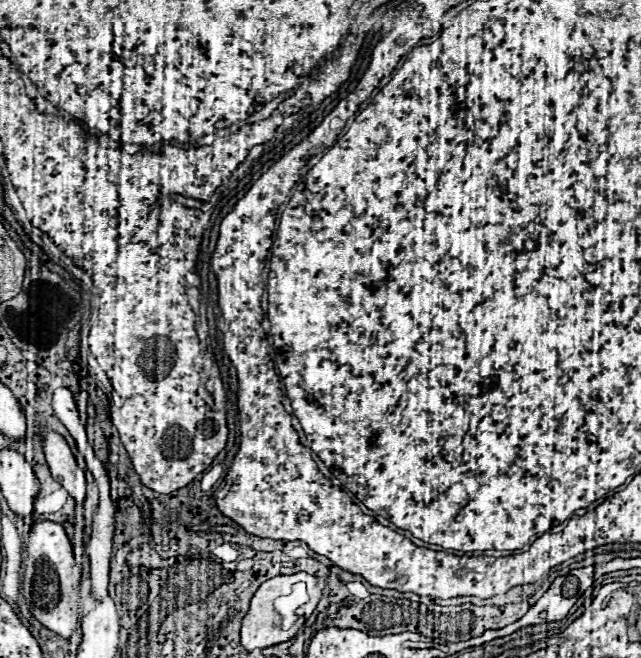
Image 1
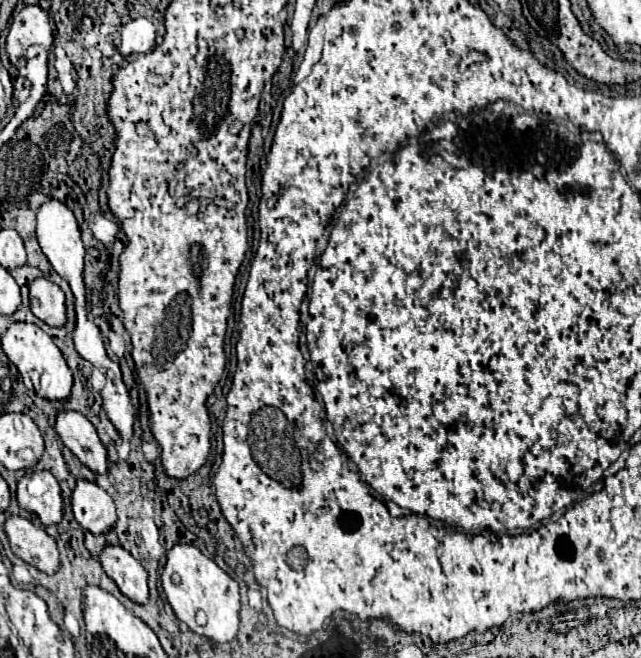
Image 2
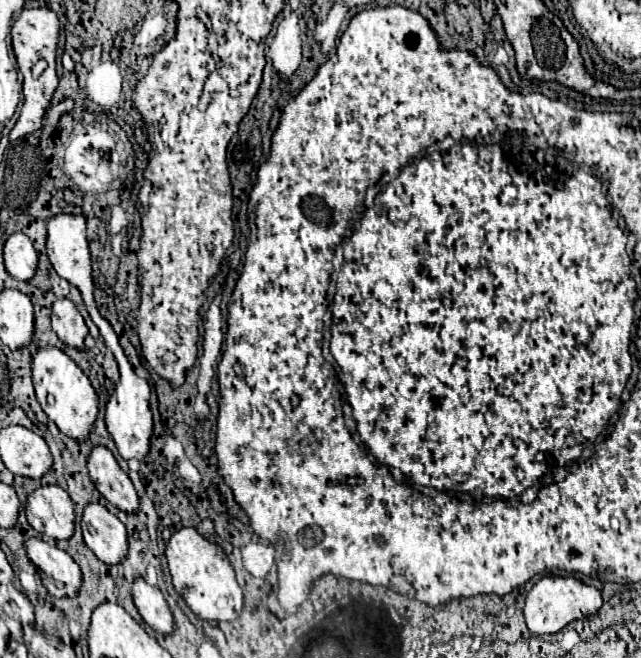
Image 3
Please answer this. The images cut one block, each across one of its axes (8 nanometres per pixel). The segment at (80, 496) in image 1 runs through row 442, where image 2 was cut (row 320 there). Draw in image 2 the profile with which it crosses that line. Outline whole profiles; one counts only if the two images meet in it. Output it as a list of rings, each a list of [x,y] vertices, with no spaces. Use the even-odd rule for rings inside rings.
[[[44,276],[36,278],[30,284],[30,308],[48,326],[62,328],[66,324],[64,292],[60,290],[60,286],[48,282]]]

